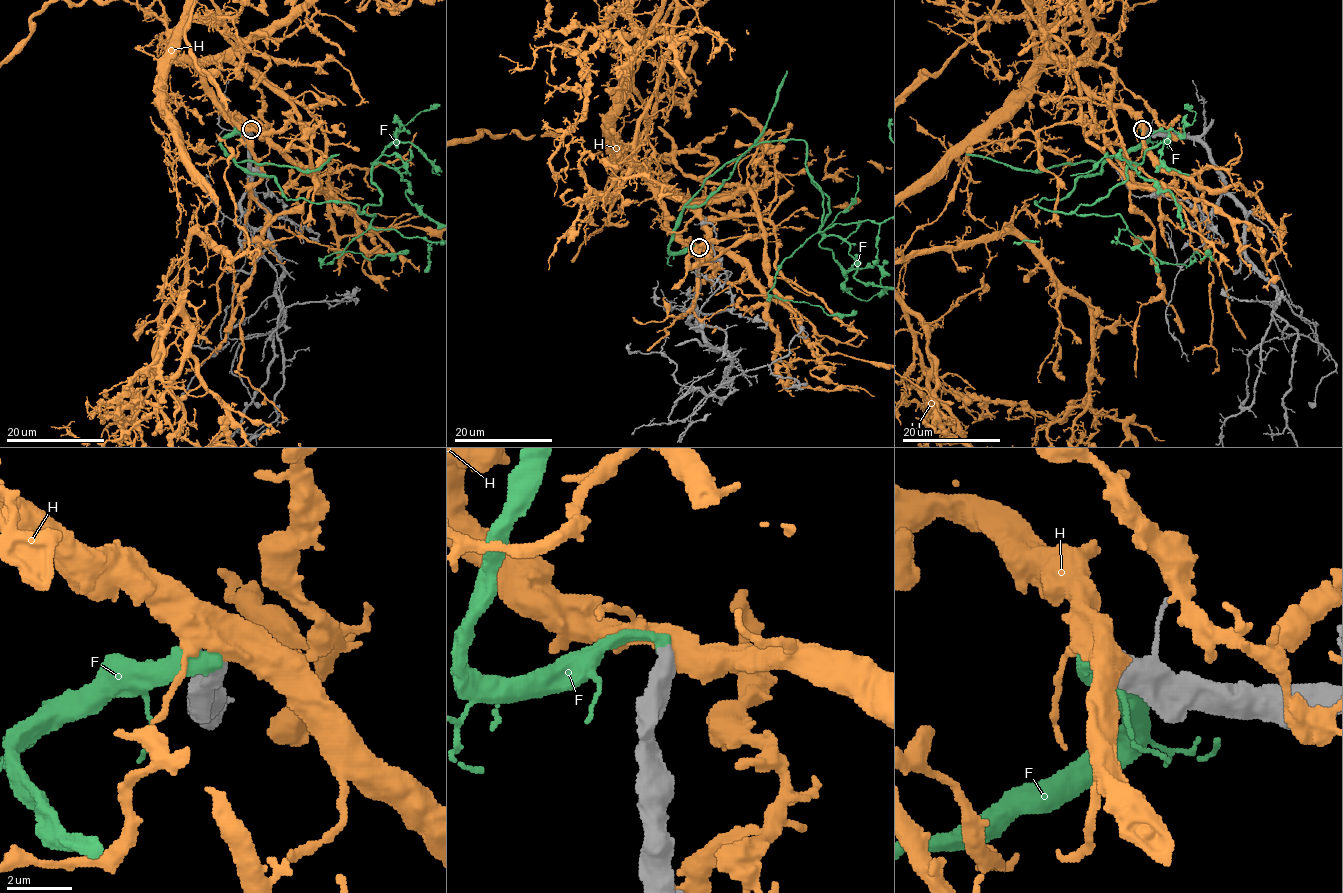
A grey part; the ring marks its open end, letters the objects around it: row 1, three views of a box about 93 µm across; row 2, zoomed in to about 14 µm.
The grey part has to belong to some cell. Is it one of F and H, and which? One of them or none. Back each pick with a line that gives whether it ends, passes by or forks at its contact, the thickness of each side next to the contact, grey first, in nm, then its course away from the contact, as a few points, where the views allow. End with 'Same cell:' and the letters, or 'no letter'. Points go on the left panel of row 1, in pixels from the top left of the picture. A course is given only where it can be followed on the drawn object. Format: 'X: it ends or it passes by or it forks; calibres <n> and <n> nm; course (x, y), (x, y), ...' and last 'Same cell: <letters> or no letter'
F: it ends; calibres 600 and 420 nm
Same cell: F

